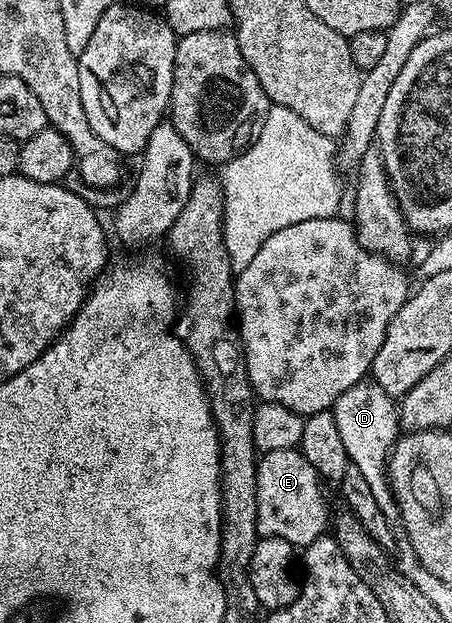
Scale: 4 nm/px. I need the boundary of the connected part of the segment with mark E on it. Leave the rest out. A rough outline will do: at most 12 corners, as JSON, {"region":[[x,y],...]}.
{"region":[[297,448],[260,453],[258,537],[326,535],[323,481]]}

